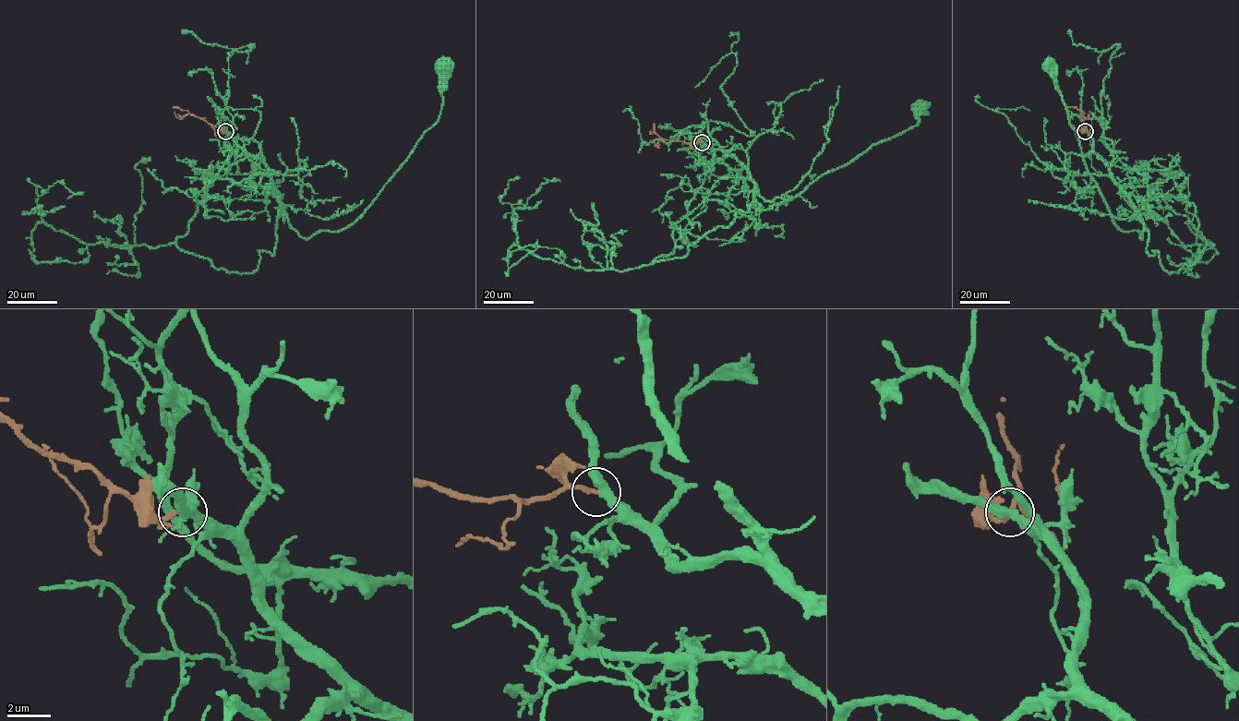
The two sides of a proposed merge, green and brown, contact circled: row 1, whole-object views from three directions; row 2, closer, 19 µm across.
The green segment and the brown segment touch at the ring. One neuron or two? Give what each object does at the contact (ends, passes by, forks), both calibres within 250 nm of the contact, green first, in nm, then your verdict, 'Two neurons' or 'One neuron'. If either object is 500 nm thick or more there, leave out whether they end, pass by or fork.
At the ring green passes by. At the ring brown ends. Thickness 400 nm (green) against 240 nm. One neuron

